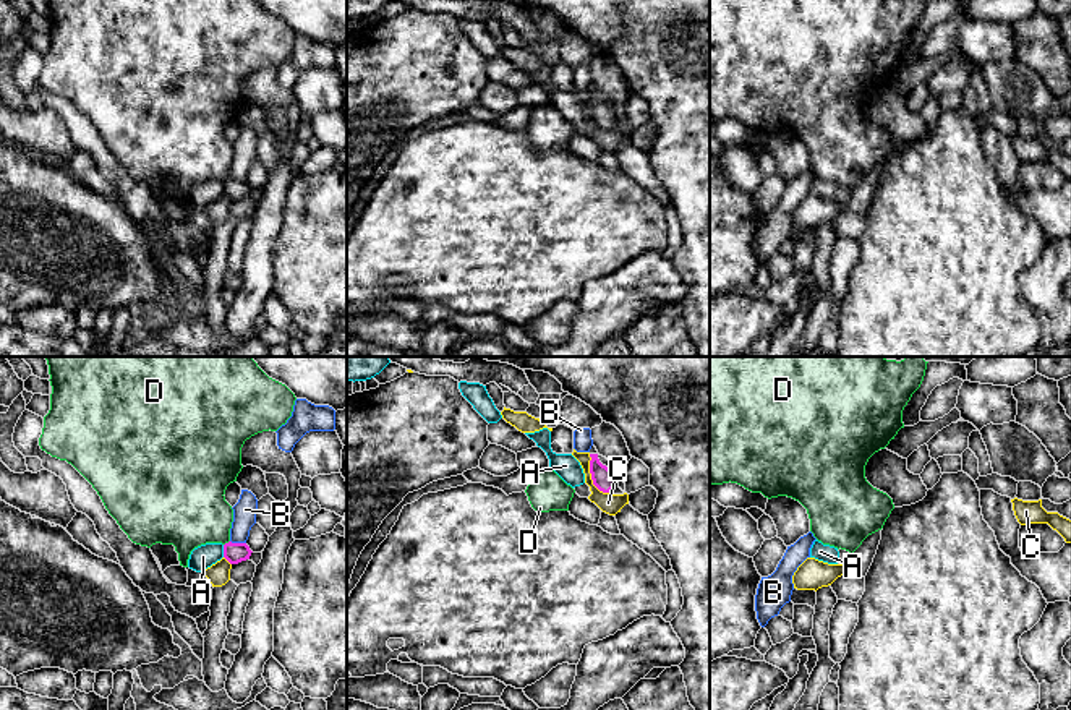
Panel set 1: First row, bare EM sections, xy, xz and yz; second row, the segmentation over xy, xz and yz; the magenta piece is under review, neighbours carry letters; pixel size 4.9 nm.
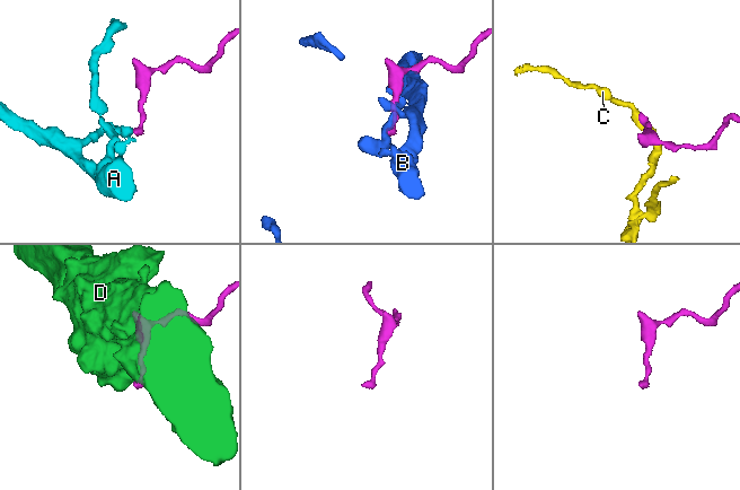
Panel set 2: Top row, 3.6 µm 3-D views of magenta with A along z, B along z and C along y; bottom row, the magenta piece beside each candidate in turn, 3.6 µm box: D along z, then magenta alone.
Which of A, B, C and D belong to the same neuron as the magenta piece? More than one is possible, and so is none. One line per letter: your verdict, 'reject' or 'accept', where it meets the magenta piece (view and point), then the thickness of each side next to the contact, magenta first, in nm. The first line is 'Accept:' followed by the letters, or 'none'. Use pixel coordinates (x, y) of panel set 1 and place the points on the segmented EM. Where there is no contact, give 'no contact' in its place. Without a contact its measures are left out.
Accept: none
A: reject; meets magenta in xy at (224, 551); 100 nm thick on the magenta side, 120 nm on the other
B: reject; meets magenta in xy at (238, 543); 100 nm thick on the magenta side, 110 nm on the other
C: reject; meets magenta in xz at (592, 477); 110 nm thick on the magenta side, 100 nm on the other
D: reject; meets magenta in xy at (226, 543); 100 nm thick on the magenta side, 380 nm on the other

